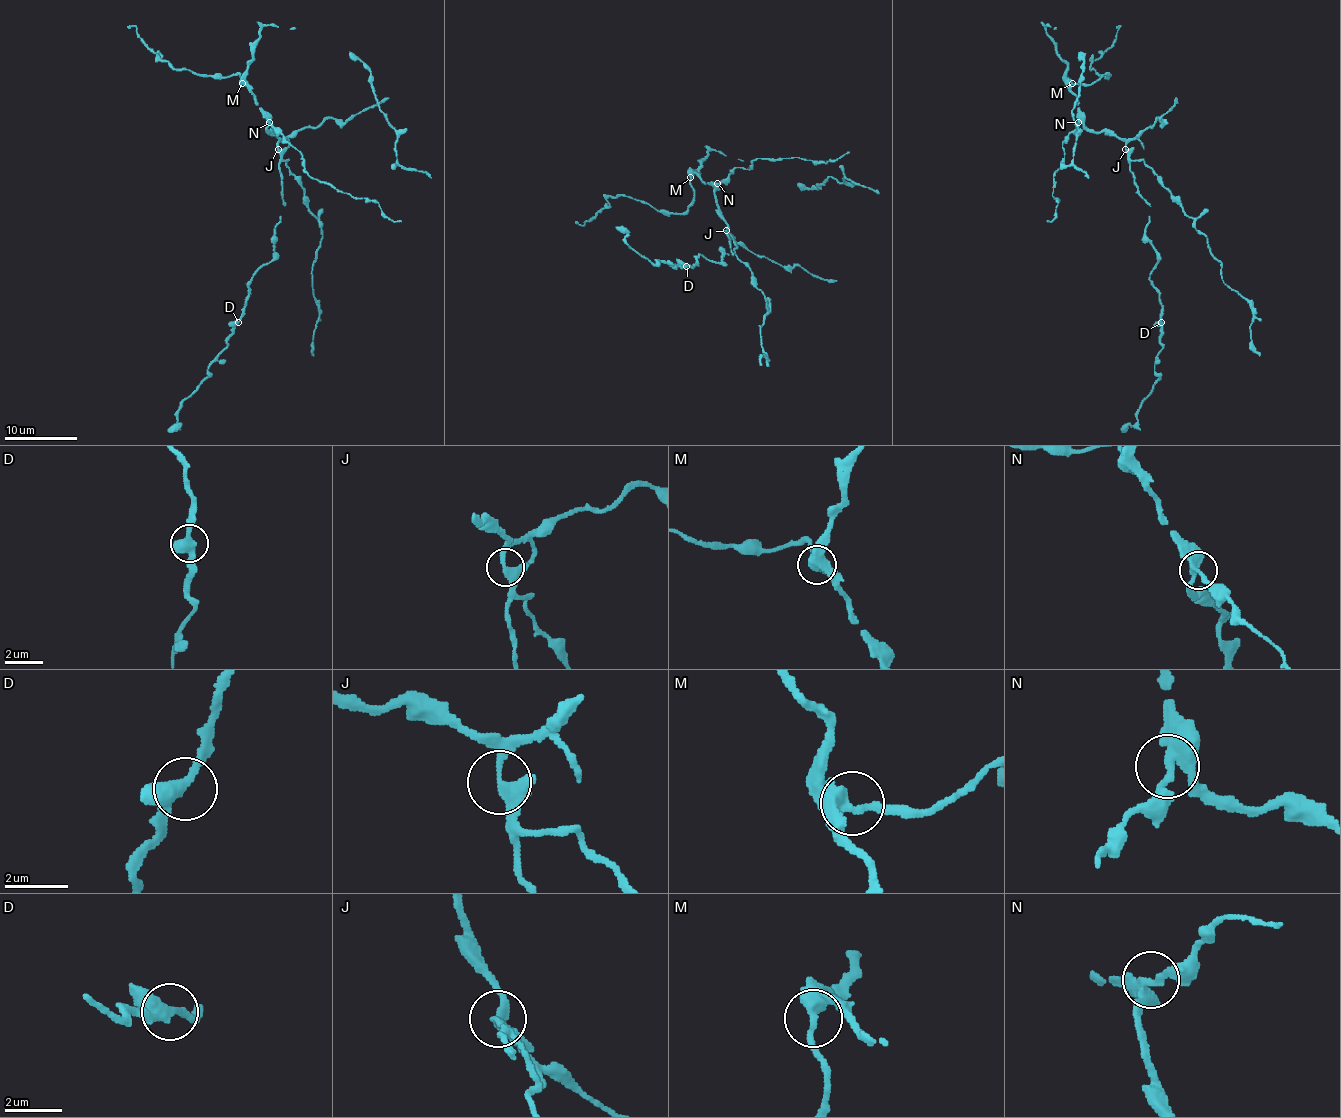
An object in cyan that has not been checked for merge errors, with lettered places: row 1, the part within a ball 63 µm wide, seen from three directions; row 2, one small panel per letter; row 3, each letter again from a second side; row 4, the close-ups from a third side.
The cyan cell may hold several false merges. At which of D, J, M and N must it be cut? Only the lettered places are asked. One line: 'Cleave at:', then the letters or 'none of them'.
Cleave at: none of them

